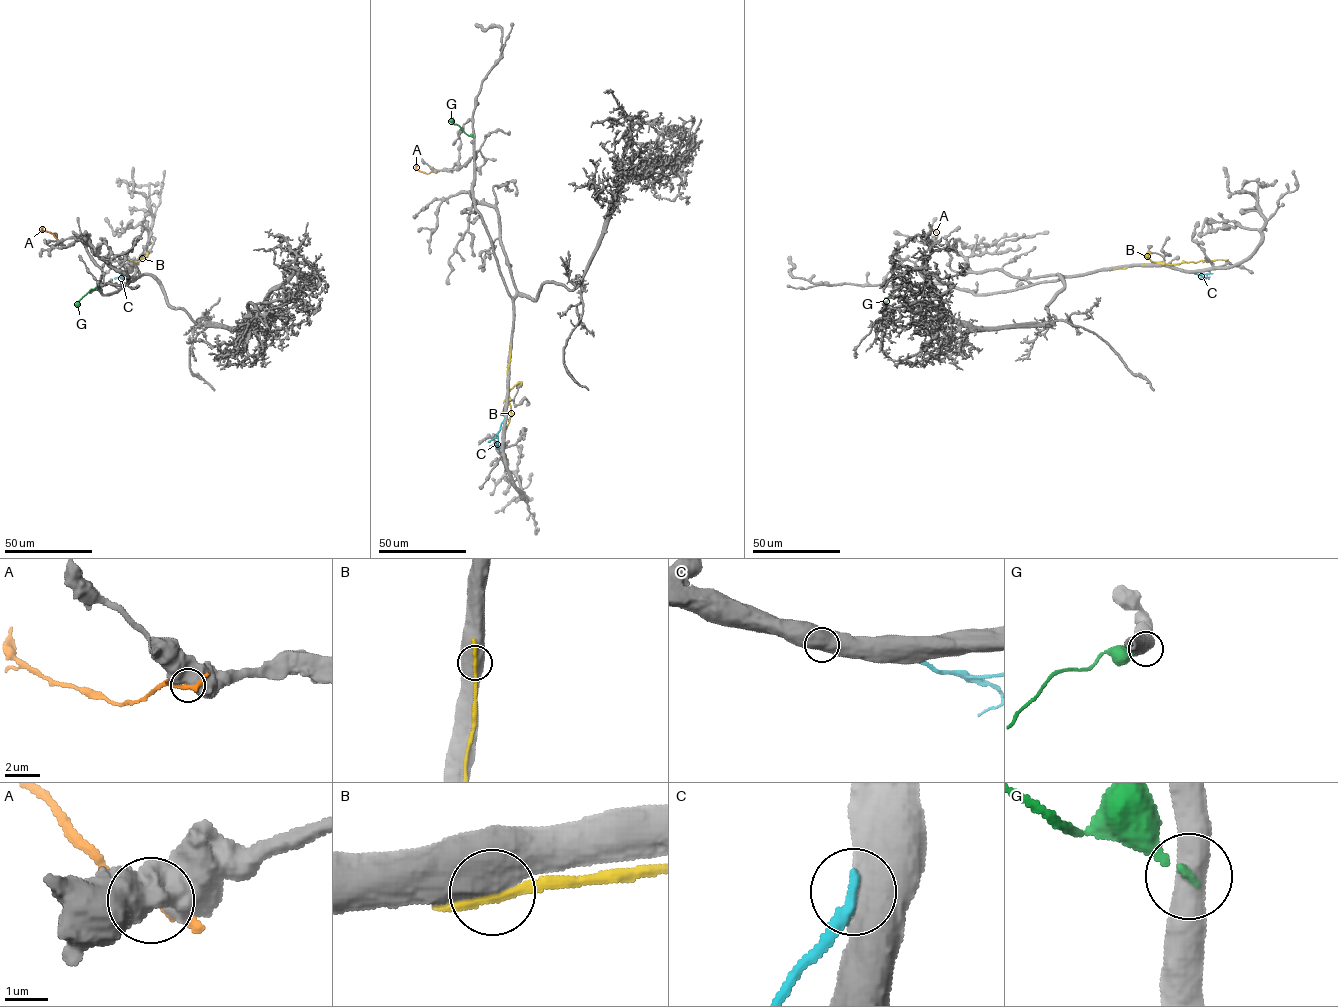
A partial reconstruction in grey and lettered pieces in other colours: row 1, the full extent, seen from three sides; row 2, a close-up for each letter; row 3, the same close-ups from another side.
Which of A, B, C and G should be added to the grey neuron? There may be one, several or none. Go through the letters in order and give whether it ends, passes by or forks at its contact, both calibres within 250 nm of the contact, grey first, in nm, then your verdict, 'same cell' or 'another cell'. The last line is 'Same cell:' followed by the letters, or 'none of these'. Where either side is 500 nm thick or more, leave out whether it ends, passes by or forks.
A: 1050 nm thick on the grey side, 240 nm on the other; another cell
B: 750 nm thick on the grey side, 240 nm on the other; another cell
C: 750 nm thick on the grey side, 280 nm on the other; another cell
G: 500 nm thick on the grey side, 170 nm on the other; another cell
Same cell: none of these

